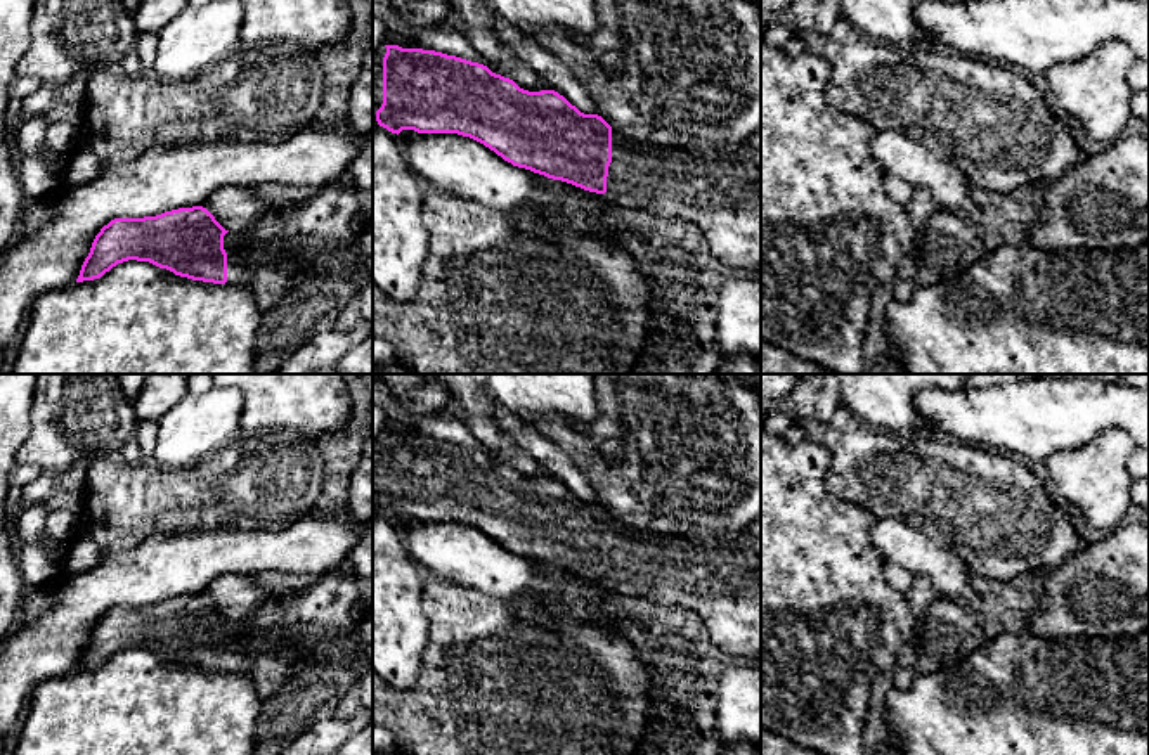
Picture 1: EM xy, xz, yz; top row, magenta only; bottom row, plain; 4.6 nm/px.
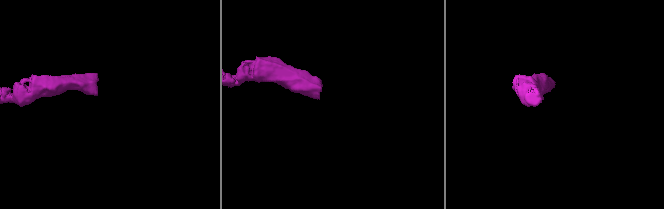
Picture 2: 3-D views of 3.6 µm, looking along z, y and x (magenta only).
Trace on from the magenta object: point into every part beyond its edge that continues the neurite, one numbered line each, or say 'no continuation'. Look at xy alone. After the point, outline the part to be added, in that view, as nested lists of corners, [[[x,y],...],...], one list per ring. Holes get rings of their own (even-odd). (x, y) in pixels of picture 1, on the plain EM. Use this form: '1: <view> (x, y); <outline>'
1: xy (241, 641); [[[227,620],[224,623],[224,637],[227,641],[227,672],[250,674],[248,658],[251,653],[274,653],[267,639],[243,620]]]

